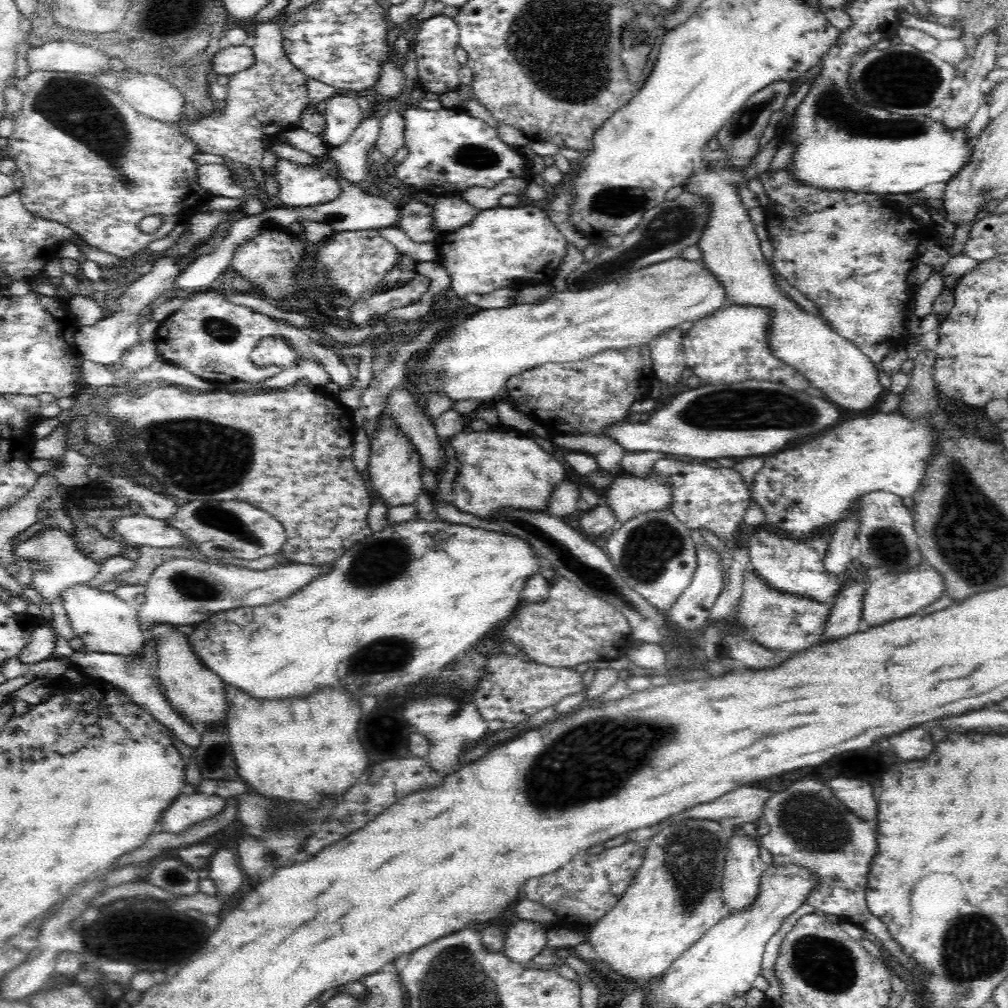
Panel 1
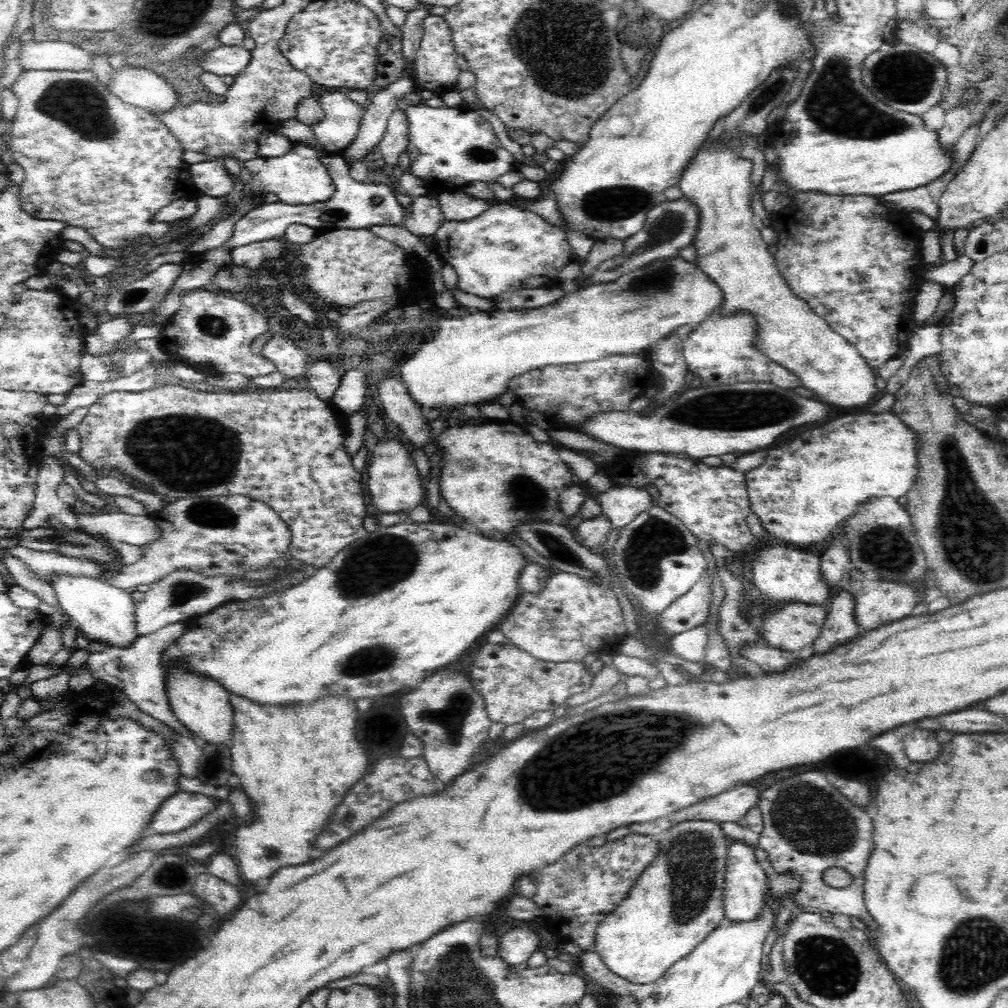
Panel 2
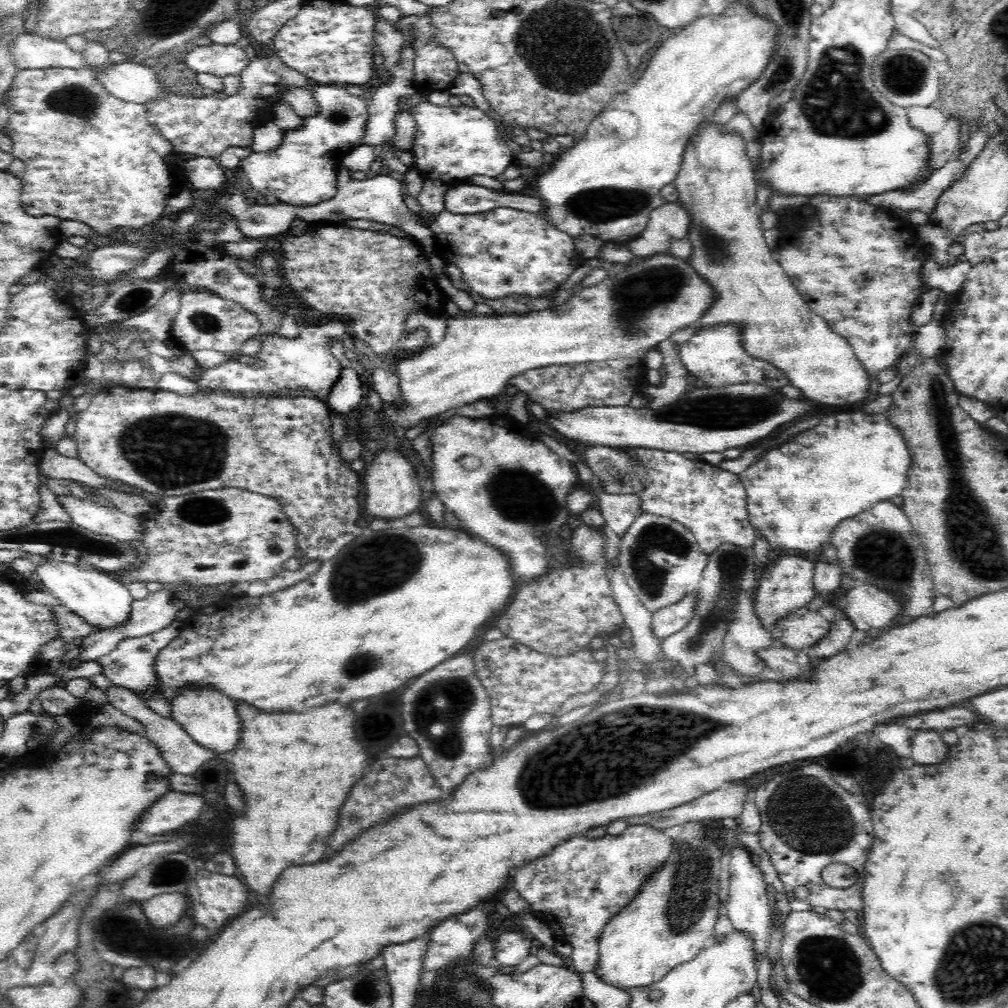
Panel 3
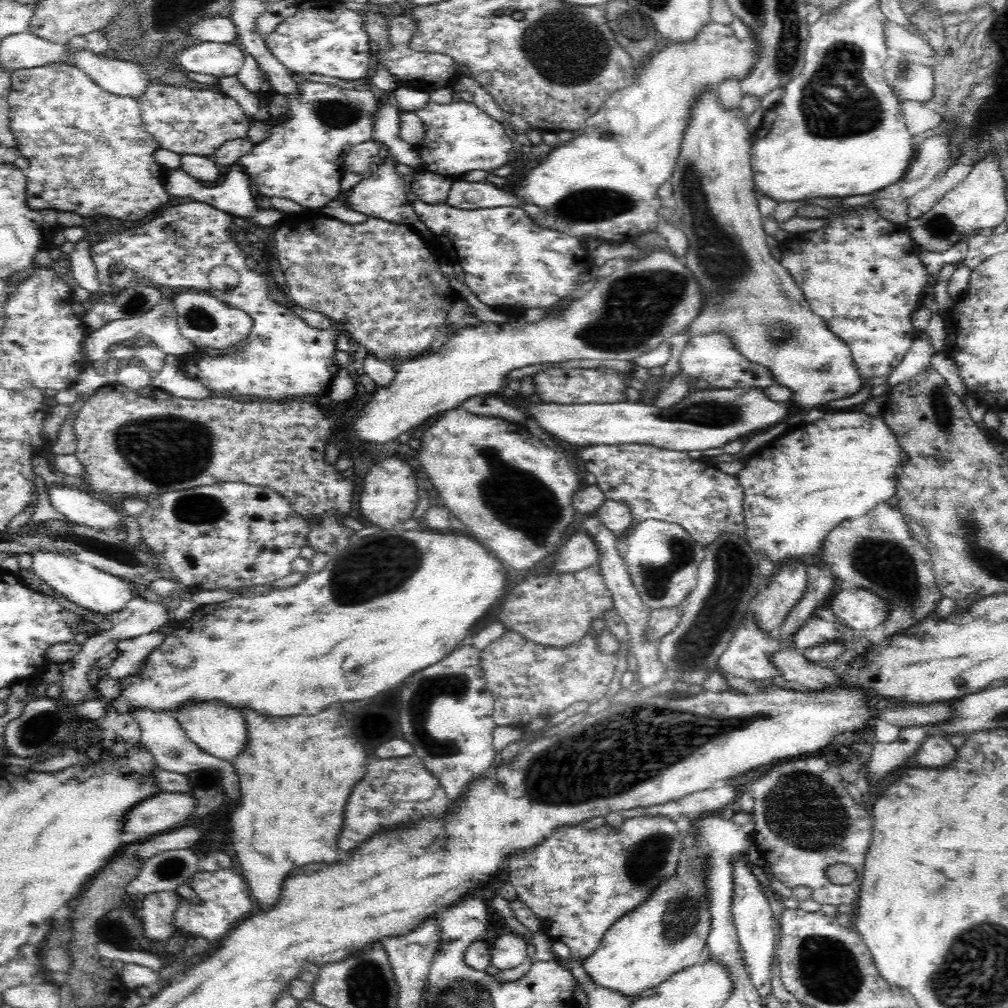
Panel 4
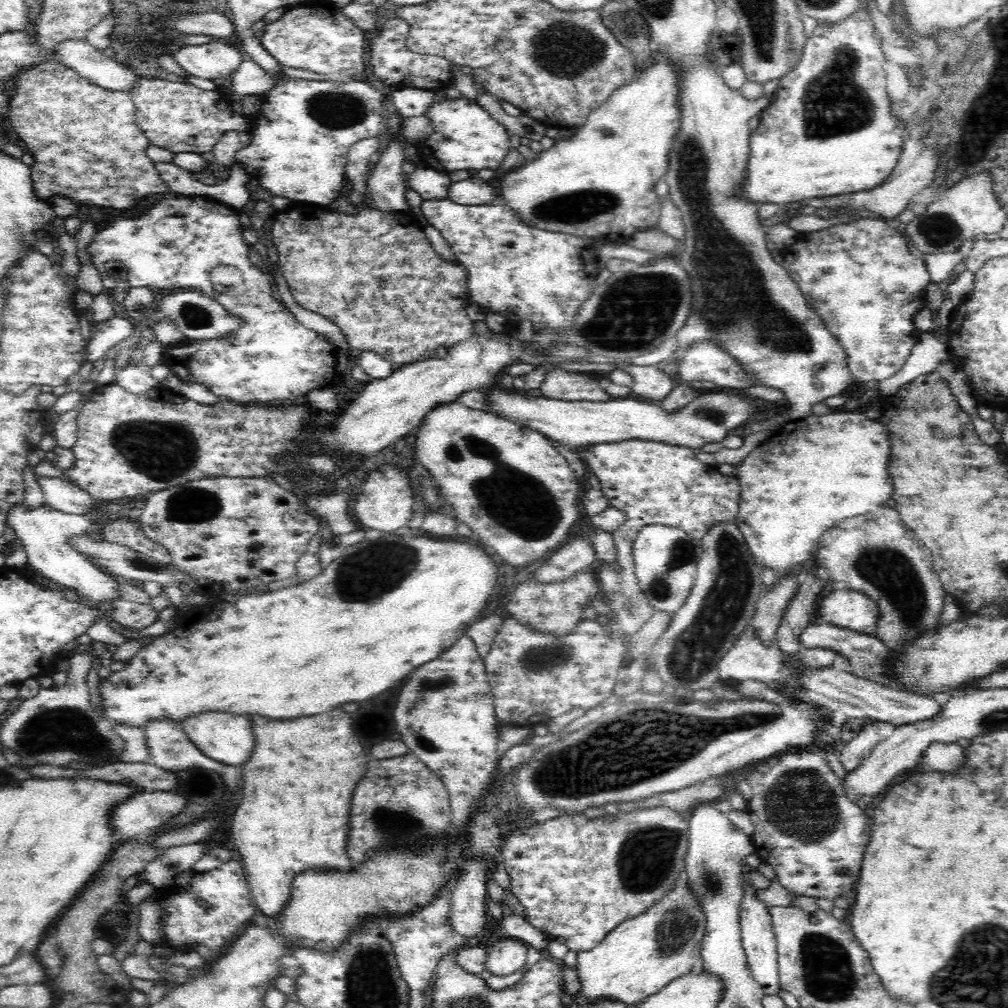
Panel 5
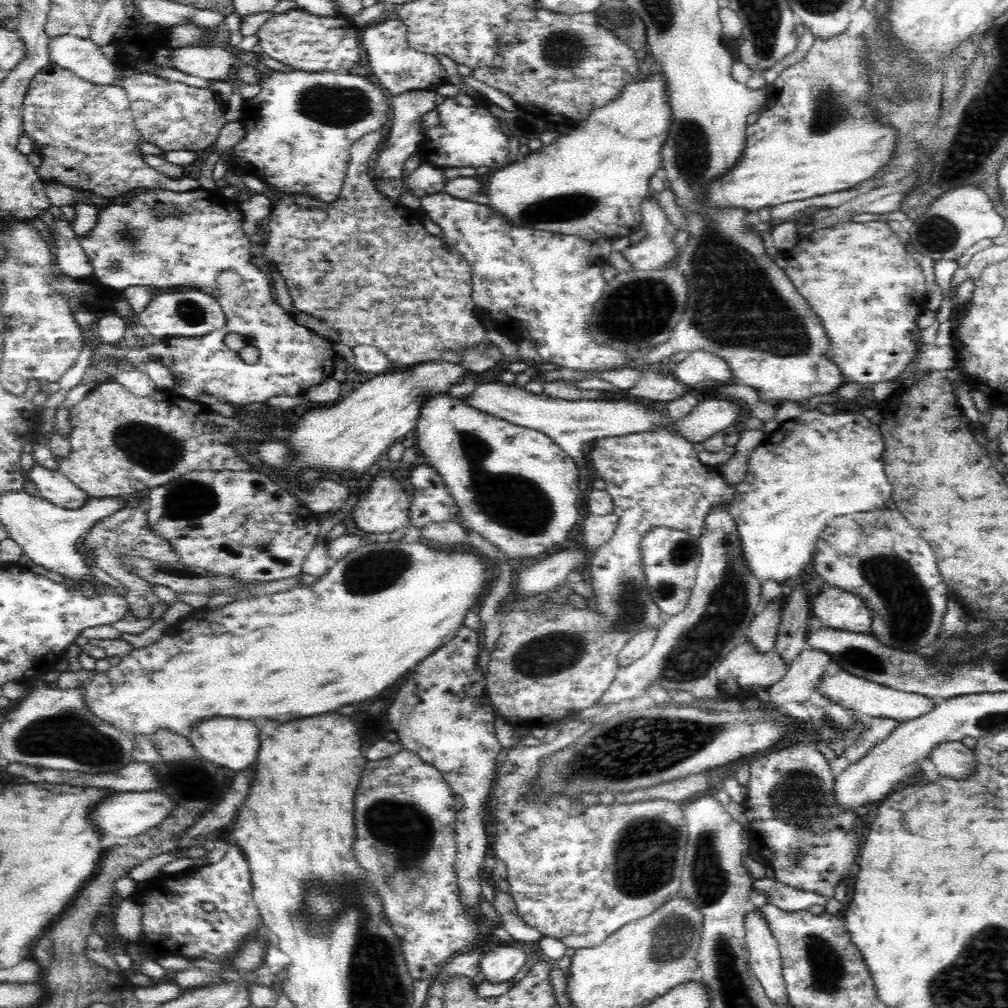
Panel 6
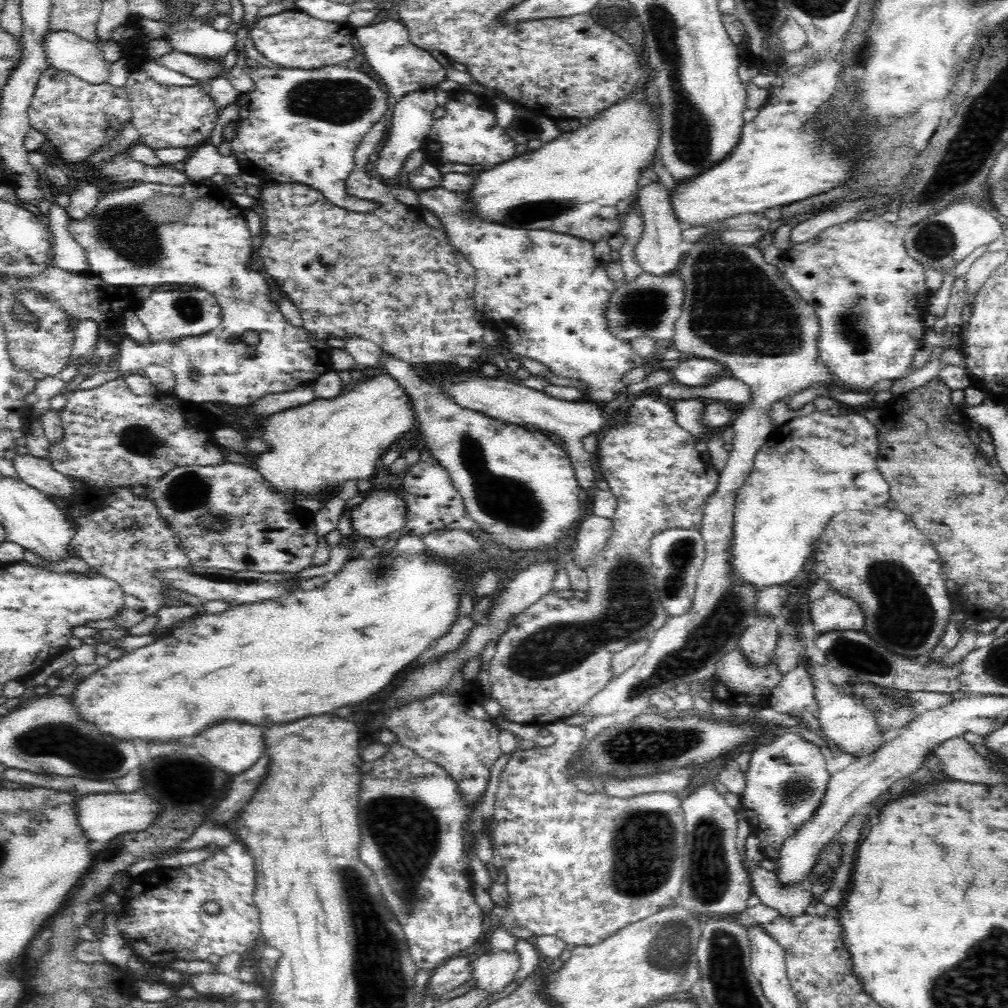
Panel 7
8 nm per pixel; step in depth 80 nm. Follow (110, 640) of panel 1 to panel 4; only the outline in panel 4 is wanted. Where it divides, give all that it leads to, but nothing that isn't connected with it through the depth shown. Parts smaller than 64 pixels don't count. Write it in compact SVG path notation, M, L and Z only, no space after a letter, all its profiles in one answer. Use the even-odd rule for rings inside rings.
M36 549L30 555L33 560L30 569L42 580L45 580L46 584L54 588L57 594L82 608L104 615L104 618L108 618L113 612L124 608L124 605L132 598L128 580L104 572L91 564L80 562L76 557L46 551L46 549Z

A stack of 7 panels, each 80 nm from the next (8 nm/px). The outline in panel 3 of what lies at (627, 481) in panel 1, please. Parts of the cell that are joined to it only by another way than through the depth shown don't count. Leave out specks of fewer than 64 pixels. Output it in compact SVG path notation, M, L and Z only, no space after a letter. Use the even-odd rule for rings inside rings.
M596 491L596 508L604 517L605 526L621 538L640 514L640 499L635 494L608 494Z

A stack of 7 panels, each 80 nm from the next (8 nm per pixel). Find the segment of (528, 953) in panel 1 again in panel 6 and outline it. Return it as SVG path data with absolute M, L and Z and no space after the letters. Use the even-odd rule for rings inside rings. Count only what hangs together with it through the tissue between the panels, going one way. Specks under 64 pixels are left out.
M500 944L486 953L480 960L479 969L485 981L504 983L513 980L526 964L526 955L520 947Z

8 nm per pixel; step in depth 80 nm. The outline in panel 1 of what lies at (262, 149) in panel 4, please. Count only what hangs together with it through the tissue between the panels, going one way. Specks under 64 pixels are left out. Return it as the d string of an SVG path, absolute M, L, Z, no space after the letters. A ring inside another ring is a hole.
M334 95L325 100L322 111L325 127L321 137L328 147L344 144L364 118L355 99L344 95ZM280 159L273 172L277 182L277 203L287 207L324 204L334 200L341 191L340 183L317 166L303 166Z

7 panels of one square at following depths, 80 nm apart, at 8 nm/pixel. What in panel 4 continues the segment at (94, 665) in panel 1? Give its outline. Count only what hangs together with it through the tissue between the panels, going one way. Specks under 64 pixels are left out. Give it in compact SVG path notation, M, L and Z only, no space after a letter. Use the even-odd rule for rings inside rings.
M150 632L136 638L120 640L120 648L116 648L120 650L118 658L108 666L105 673L116 680L139 673L148 655L166 640L166 636L168 635Z

